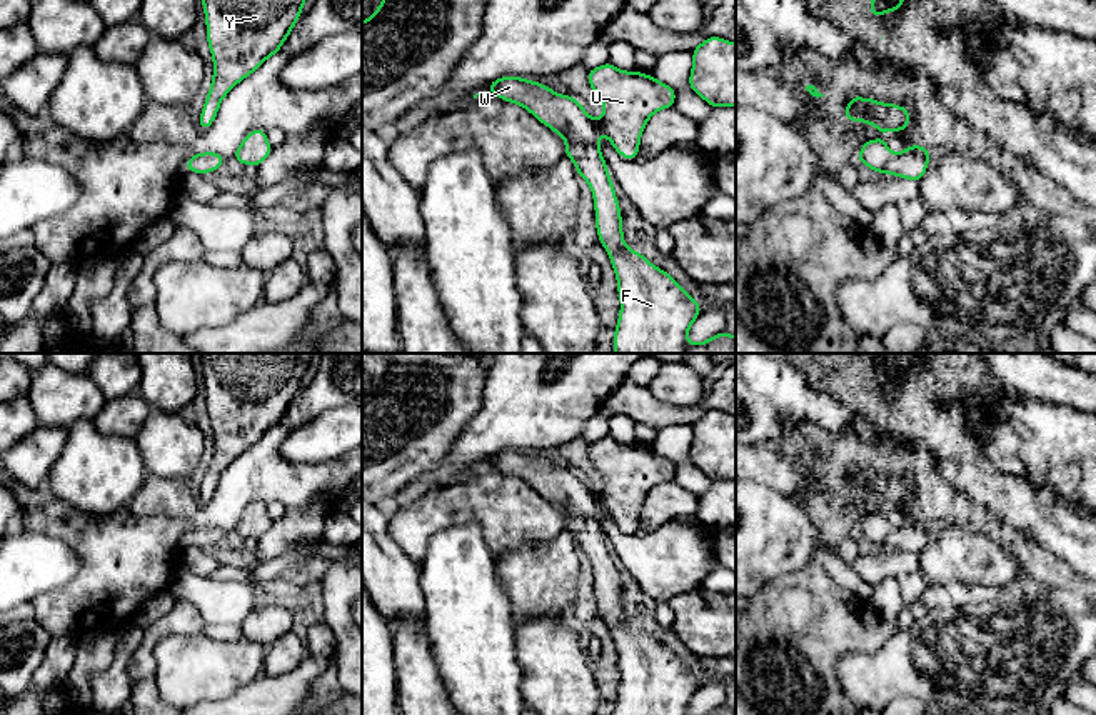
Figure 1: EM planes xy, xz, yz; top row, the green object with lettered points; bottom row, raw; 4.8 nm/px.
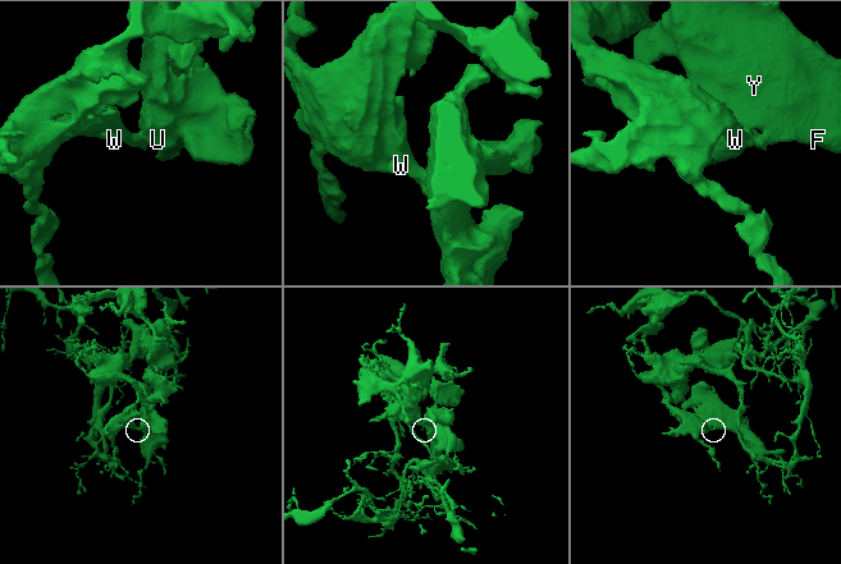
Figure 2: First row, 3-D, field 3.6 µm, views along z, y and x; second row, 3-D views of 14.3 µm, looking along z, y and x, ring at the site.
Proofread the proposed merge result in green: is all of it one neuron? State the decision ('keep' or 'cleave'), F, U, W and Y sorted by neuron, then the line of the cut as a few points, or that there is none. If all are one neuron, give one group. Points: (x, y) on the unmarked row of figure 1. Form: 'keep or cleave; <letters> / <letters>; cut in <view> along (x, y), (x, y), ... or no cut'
keep; F U W Y; no cut

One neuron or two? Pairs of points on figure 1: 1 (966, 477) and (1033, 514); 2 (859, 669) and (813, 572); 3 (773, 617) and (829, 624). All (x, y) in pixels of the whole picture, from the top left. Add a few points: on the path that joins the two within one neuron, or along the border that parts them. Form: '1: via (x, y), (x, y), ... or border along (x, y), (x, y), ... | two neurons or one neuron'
1: via (983, 484), (1016, 502) | one neuron
2: border along (888, 639), (838, 662), (843, 690) | two neurons
3: via (786, 622), (816, 622) | one neuron

